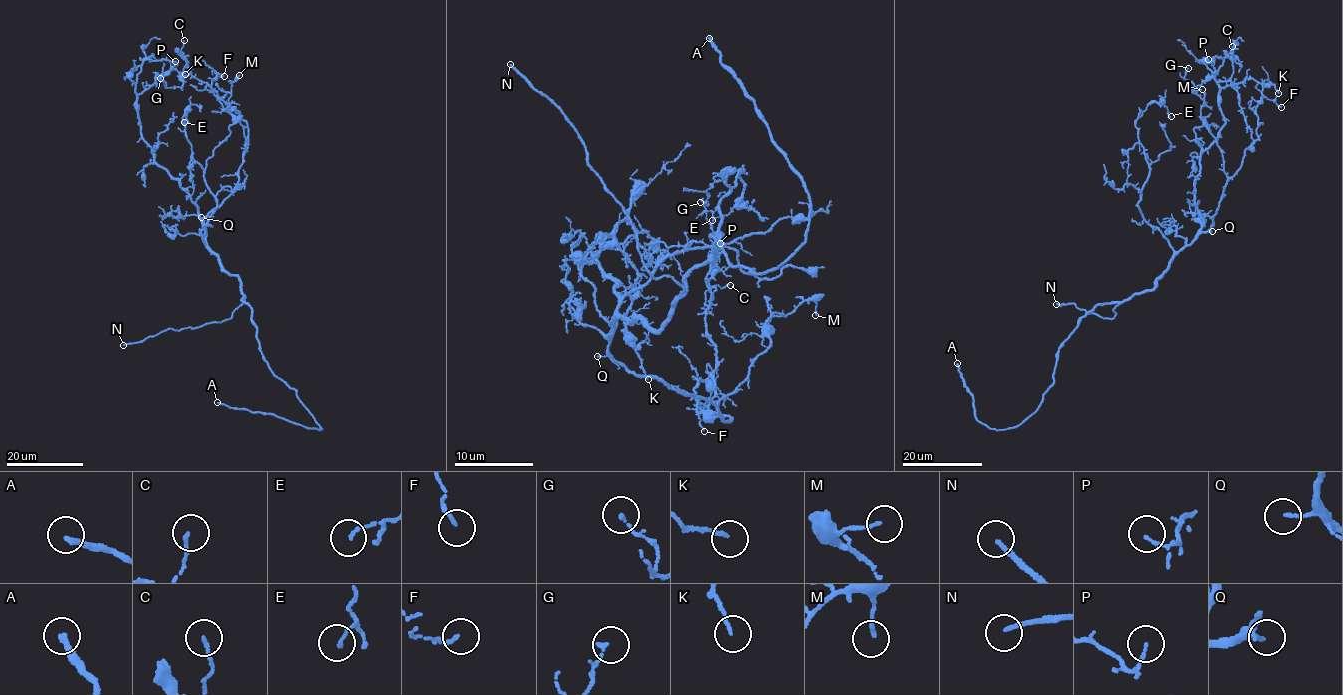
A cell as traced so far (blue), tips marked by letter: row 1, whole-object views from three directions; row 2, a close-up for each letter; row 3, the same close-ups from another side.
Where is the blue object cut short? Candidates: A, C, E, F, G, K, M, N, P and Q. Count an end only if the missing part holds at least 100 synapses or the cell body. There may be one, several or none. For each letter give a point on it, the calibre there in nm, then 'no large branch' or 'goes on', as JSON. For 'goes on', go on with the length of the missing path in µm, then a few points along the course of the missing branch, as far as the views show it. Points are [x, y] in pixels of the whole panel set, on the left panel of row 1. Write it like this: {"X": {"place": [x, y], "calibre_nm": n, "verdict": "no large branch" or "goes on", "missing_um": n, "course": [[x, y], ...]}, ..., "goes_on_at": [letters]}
{"A": {"place": [217, 402], "calibre_nm": 240, "verdict": "goes on", "missing_um": 200, "course": [[217, 402], [174, 320], [177, 288], [193, 291], [192, 225], [236, 173], [258, 68], [234, 7], [353, 11]]}, "C": {"place": [184, 40], "calibre_nm": 120, "verdict": "no large branch"}, "E": {"place": [184, 122], "calibre_nm": 110, "verdict": "no large branch"}, "F": {"place": [224, 76], "calibre_nm": 140, "verdict": "no large branch"}, "G": {"place": [160, 78], "calibre_nm": 140, "verdict": "no large branch"}, "K": {"place": [185, 74], "calibre_nm": 130, "verdict": "no large branch"}, "M": {"place": [239, 75], "calibre_nm": 110, "verdict": "no large branch"}, "N": {"place": [123, 345], "calibre_nm": 170, "verdict": "goes on", "missing_um": 50}, "P": {"place": [175, 61], "calibre_nm": 90, "verdict": "no large branch"}, "Q": {"place": [201, 217], "calibre_nm": 110, "verdict": "no large branch"}, "goes_on_at": ["A", "N"]}

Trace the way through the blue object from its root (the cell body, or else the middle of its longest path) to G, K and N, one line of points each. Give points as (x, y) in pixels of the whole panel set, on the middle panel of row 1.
G: (658, 328), (618, 315), (608, 351), (732, 419), (707, 410), (717, 240), (700, 202)
K: (658, 328), (607, 337), (593, 244), (636, 270), (648, 379)
N: (658, 328), (683, 287), (670, 276), (653, 278), (647, 272), (629, 216), (590, 167), (573, 123), (510, 64)

